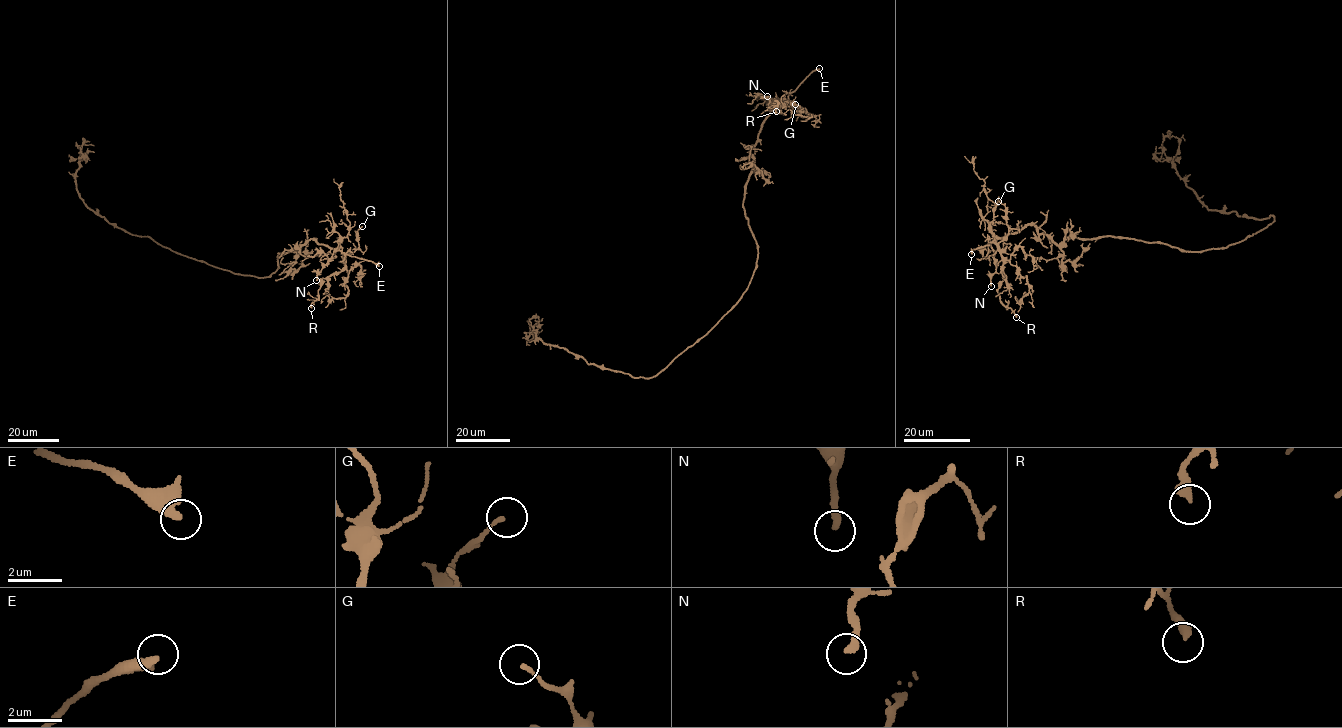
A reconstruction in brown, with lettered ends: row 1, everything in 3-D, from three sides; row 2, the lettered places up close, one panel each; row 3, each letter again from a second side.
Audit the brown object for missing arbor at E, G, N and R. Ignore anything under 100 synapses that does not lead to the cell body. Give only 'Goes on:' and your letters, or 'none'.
Goes on: E

